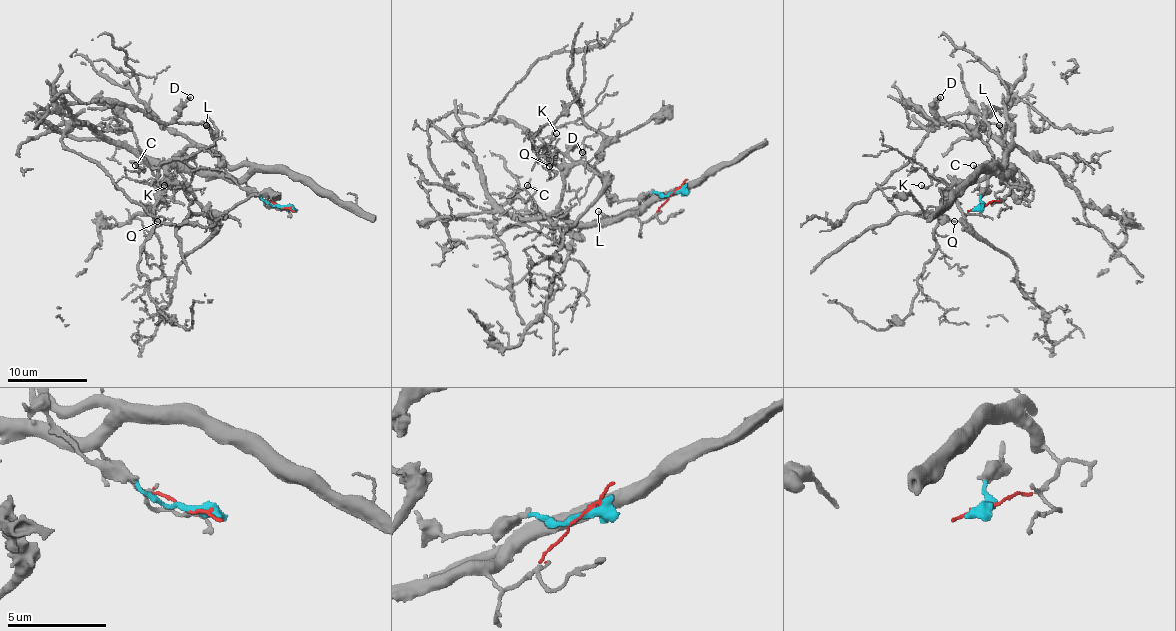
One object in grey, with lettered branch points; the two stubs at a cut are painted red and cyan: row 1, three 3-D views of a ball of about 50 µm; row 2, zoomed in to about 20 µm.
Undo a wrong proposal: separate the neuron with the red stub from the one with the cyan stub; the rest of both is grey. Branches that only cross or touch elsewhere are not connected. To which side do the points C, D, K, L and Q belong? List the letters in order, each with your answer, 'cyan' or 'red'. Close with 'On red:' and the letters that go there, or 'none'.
C: red
D: cyan
K: red
L: red
Q: red
On red: C, K, L, Q

